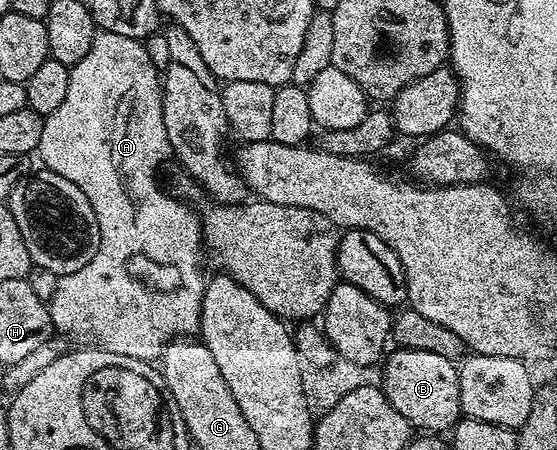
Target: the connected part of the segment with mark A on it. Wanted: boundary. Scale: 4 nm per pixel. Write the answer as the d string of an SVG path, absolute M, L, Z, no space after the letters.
M102 30L97 33L95 40L91 44L91 52L87 52L87 56L83 56L83 60L79 60L79 64L75 64L69 71L69 83L67 84L67 100L63 100L63 104L59 104L59 108L55 108L55 112L51 112L45 118L45 127L43 128L43 136L39 140L37 150L43 161L44 169L55 172L59 176L63 176L67 180L71 180L71 184L75 184L83 192L83 196L87 196L87 200L91 200L91 208L95 212L95 220L99 224L99 248L95 252L95 256L91 256L91 264L87 264L83 268L79 268L79 272L71 272L70 274L60 275L57 279L57 287L55 288L55 296L47 303L49 308L49 315L53 321L54 331L58 335L64 336L66 339L72 340L77 344L88 344L93 348L100 348L107 352L115 352L119 356L131 356L132 358L138 358L144 362L153 362L154 360L160 359L162 351L170 342L174 340L184 339L186 336L193 336L200 331L201 328L201 301L205 295L205 287L207 285L206 275L201 275L201 254L203 258L203 235L201 232L201 220L196 209L192 210L188 201L182 200L180 197L168 194L167 191L161 190L161 186L157 183L157 169L161 166L161 161L165 157L169 158L171 151L168 142L167 128L164 127L163 120L163 98L162 98L162 75L159 73L158 68L151 62L150 57L147 54L147 48L145 47L144 41L136 38L128 38L127 36L119 36L115 32L107 32Z

